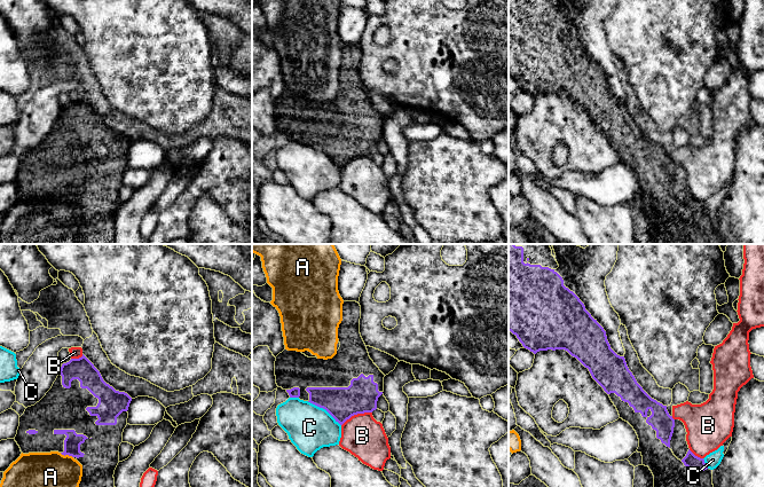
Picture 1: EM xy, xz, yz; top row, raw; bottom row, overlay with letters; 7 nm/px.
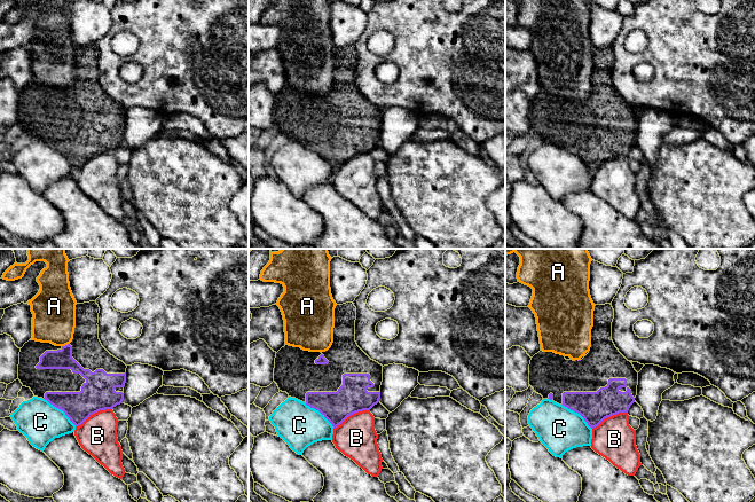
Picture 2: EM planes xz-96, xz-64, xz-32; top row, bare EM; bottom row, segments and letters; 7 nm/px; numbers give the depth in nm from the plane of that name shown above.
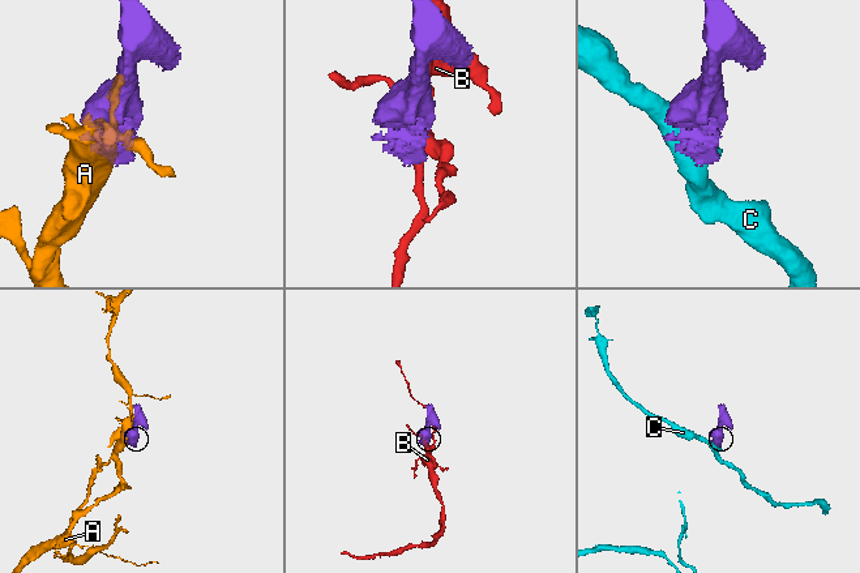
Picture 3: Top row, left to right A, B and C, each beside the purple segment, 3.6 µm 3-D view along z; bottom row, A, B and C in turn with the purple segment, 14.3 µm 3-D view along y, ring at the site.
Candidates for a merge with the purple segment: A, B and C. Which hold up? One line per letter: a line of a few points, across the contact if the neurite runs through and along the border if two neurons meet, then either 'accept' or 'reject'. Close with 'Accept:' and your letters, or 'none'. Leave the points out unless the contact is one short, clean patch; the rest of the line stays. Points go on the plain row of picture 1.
A: reject
B: reject
C: reject
Accept: none

